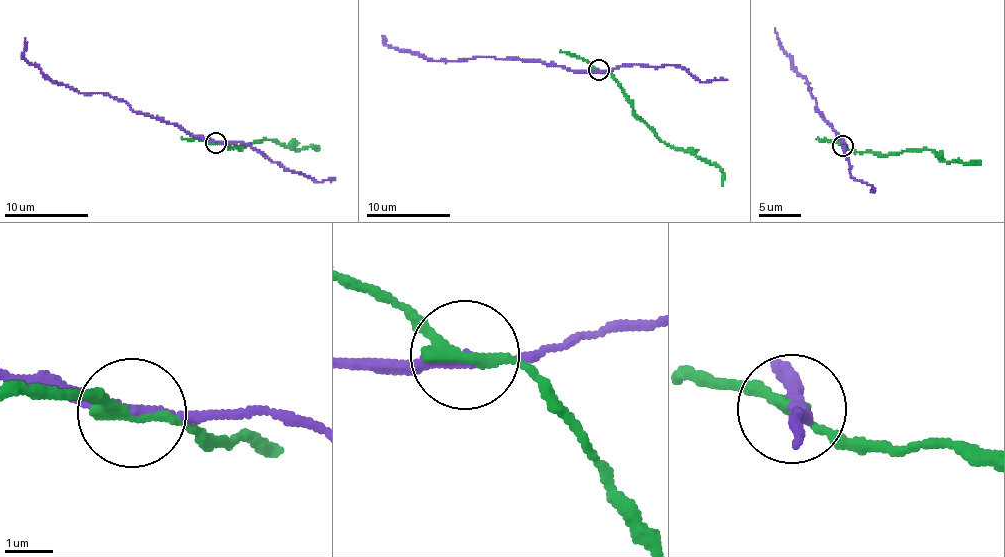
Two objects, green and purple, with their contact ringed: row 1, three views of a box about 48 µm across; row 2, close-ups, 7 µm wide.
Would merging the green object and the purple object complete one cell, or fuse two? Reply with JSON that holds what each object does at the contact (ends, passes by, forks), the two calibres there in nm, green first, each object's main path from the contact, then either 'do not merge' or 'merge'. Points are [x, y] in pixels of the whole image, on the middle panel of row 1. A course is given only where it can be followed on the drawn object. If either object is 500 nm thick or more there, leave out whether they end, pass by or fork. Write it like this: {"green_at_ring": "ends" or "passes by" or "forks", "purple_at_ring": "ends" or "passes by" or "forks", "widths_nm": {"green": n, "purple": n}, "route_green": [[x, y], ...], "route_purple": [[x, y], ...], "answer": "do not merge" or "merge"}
{"green_at_ring": "passes by", "purple_at_ring": "passes by", "widths_nm": {"green": 240, "purple": 190}, "route_green": [[598, 70], [607, 70], [633, 110], [662, 141], [720, 168], [722, 185]], "route_purple": [[598, 70], [577, 70], [551, 64], [493, 57], [450, 61], [424, 59], [385, 43], [382, 36]], "answer": "do not merge"}

